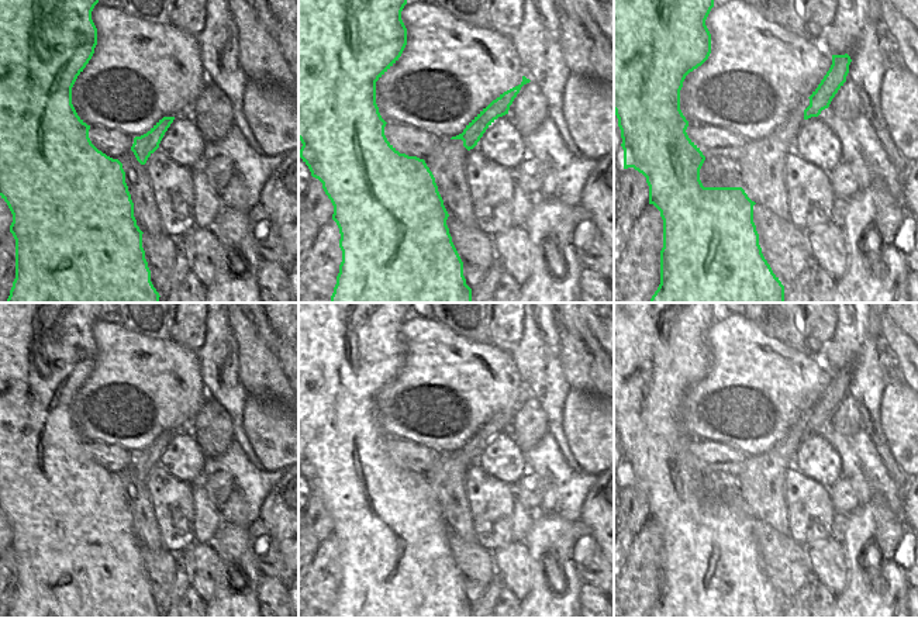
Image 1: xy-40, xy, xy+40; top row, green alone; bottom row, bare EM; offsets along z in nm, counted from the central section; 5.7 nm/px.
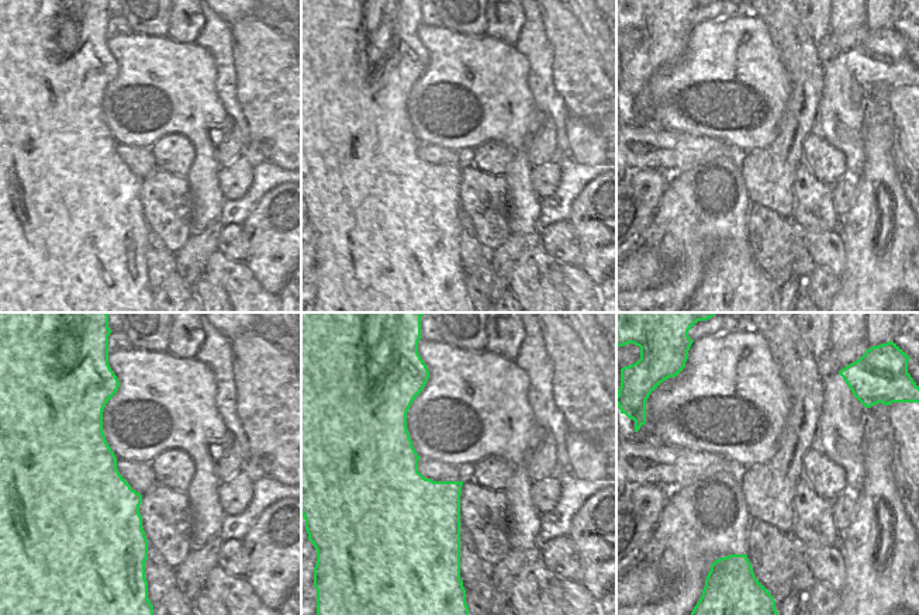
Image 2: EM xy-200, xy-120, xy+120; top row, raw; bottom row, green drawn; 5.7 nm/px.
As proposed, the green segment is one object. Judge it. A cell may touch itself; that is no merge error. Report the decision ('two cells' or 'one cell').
two cells

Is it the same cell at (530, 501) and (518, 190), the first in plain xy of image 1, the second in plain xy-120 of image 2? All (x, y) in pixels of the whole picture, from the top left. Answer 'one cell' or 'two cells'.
two cells

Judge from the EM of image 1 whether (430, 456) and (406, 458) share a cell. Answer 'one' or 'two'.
one

